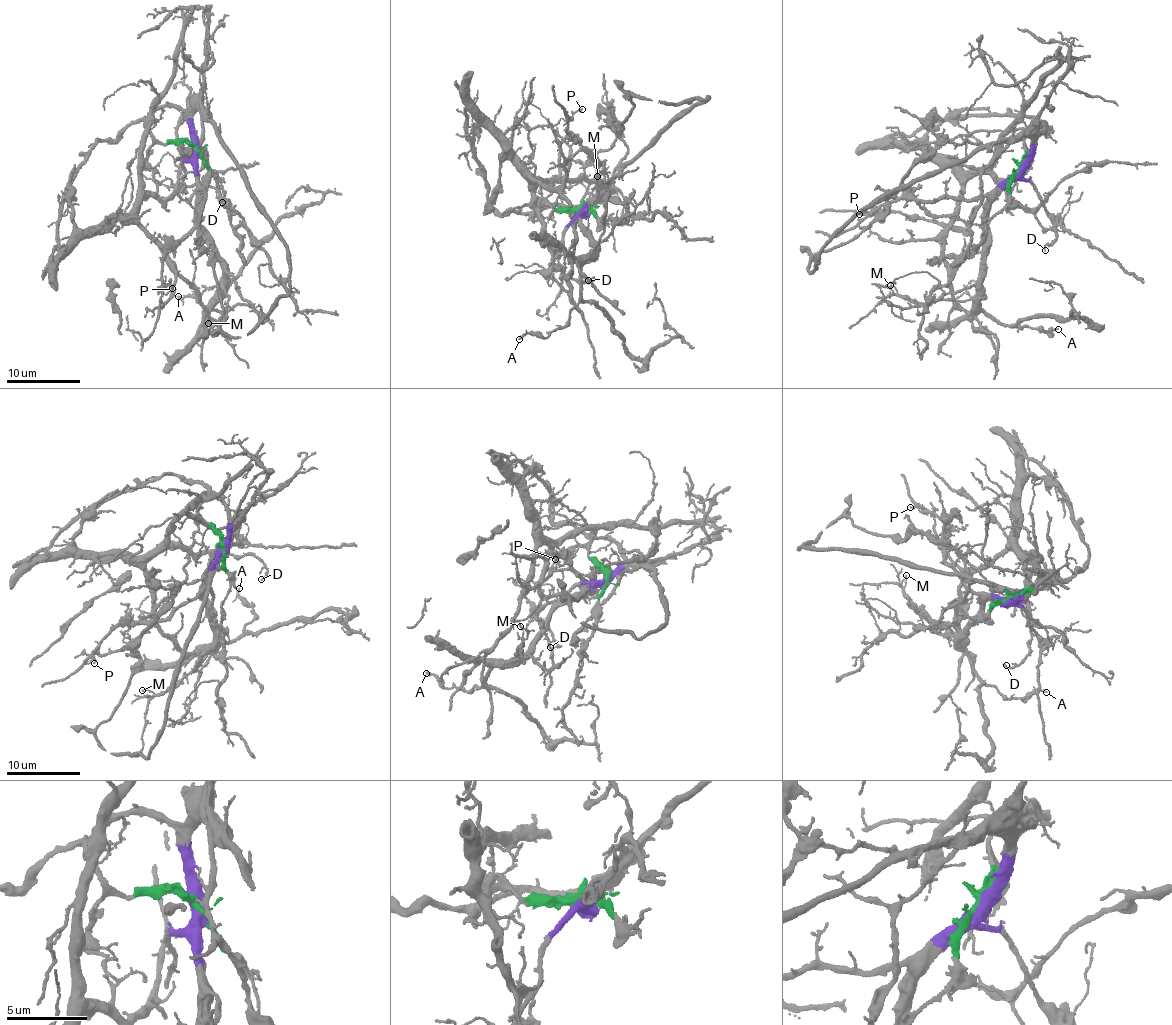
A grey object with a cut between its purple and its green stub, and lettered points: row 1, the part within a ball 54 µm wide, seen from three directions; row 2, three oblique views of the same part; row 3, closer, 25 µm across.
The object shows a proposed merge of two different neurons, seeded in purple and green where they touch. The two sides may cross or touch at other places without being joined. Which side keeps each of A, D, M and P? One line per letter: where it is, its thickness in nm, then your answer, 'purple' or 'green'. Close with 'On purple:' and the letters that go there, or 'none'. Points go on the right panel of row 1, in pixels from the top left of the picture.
A: (1058, 329) | 140 nm | purple
D: (1045, 250) | 100 nm | green
M: (890, 285) | 100 nm | purple
P: (859, 214) | 120 nm | purple
On purple: A, M, P

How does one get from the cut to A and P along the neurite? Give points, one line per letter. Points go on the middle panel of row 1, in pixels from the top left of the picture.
A: (584, 210), (577, 224), (594, 250), (583, 266), (580, 301), (569, 320), (550, 334), (527, 333), (519, 339)
P: (584, 210), (585, 202), (596, 197), (598, 160), (581, 140), (568, 134), (566, 120), (582, 109)

